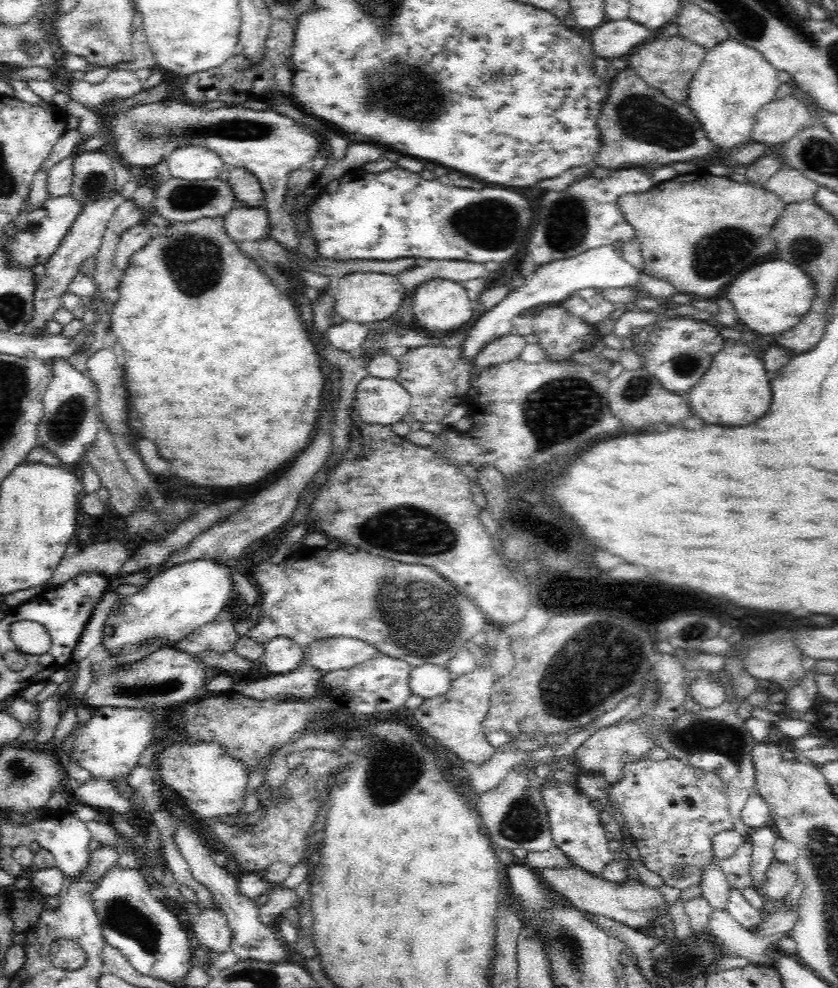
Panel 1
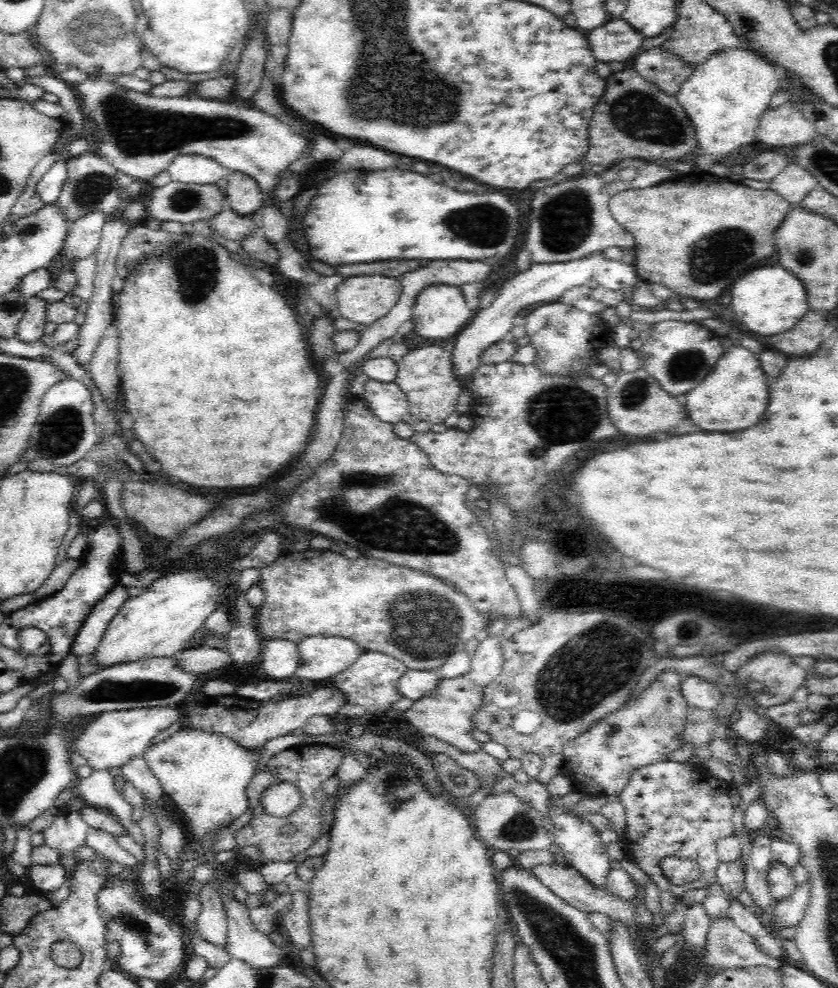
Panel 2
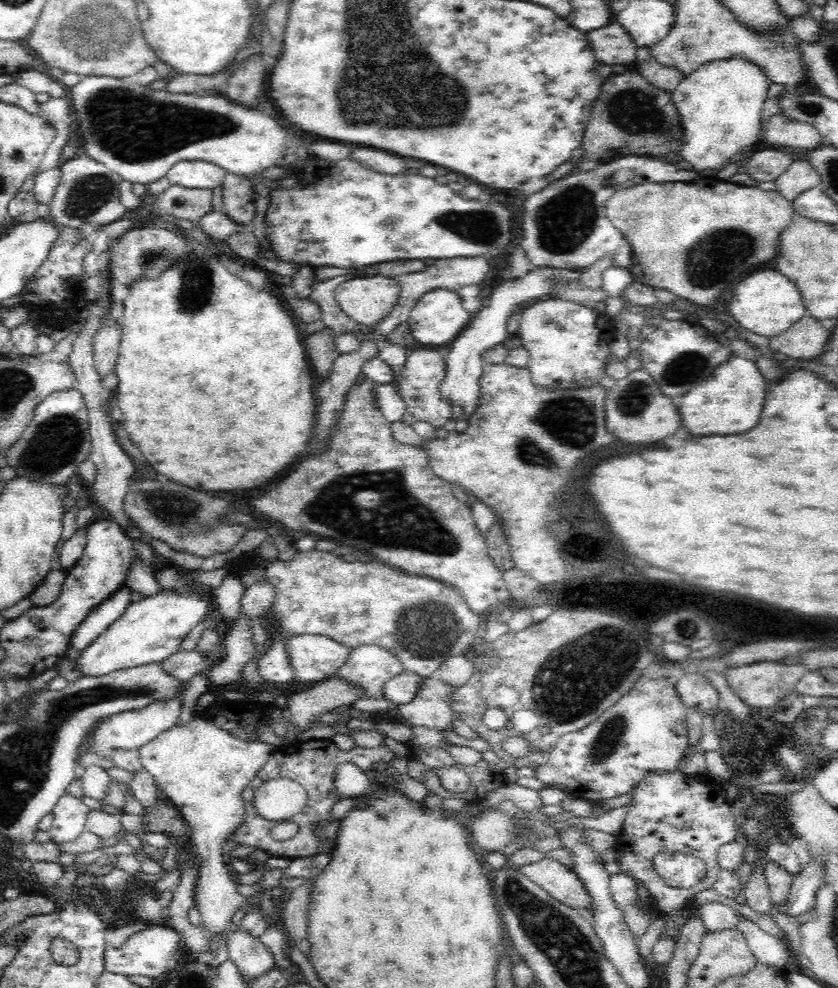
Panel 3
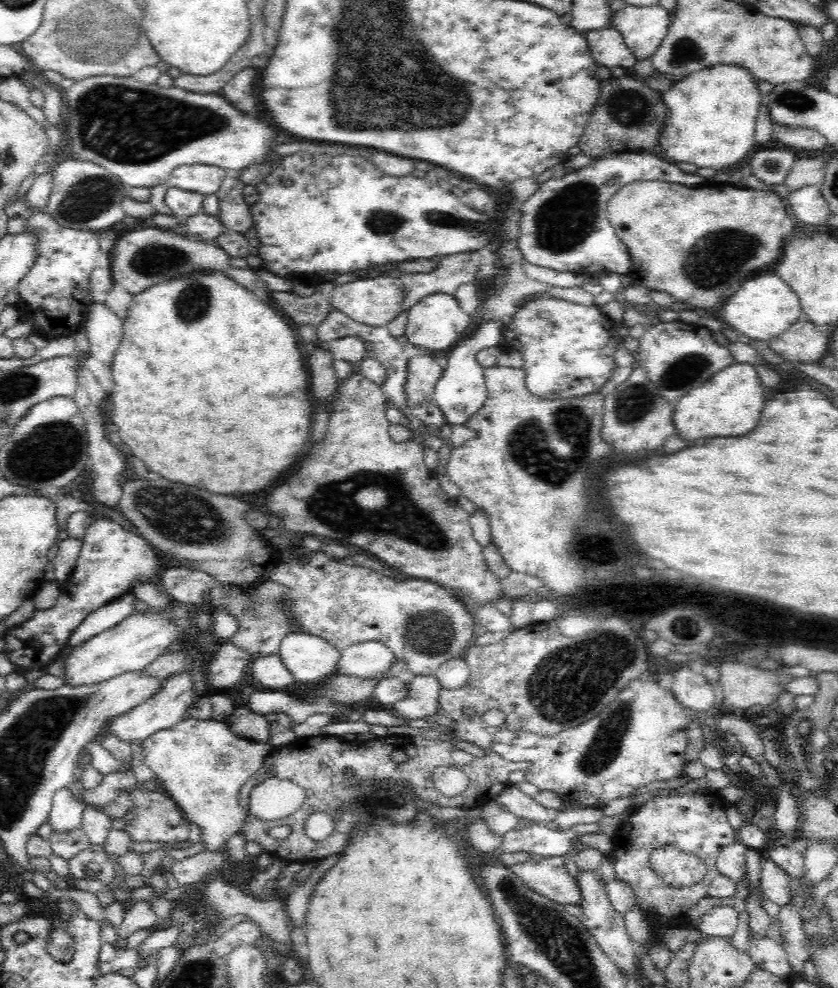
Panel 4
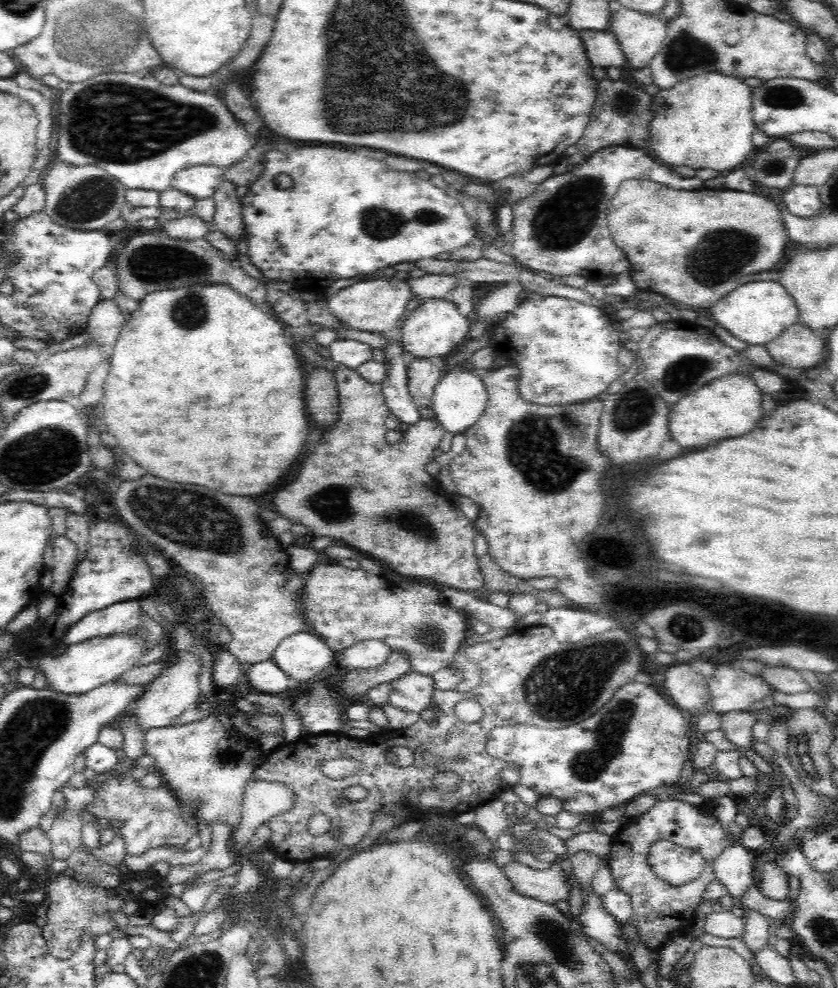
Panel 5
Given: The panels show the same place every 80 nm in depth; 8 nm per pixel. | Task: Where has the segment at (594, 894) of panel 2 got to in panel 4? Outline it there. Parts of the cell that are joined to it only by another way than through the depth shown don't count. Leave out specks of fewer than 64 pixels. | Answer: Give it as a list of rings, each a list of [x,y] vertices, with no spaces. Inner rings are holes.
[[[543,857],[510,867],[524,885],[561,905],[580,905],[579,883],[568,873],[564,857]]]

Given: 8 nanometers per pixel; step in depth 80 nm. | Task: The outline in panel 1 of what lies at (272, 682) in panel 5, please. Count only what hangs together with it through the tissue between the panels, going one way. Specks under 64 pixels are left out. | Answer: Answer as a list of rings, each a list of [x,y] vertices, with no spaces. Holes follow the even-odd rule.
[[[276,636],[265,644],[265,654],[262,662],[272,674],[286,674],[298,668],[304,658],[304,653],[298,645],[286,636]]]

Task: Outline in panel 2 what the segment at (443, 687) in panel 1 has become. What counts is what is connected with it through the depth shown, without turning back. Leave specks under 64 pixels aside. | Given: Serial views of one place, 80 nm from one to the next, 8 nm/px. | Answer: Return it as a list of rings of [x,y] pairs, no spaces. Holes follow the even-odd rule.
[[[408,670],[402,678],[396,682],[396,692],[402,698],[408,698],[413,702],[432,694],[440,680],[440,670]]]

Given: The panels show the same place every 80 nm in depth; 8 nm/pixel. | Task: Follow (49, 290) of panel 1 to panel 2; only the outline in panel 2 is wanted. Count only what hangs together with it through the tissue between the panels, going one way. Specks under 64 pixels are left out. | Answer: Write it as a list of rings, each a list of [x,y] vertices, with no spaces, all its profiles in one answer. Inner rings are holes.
[[[92,211],[70,224],[61,251],[57,256],[57,274],[66,274],[72,262],[78,262],[92,256],[98,250],[101,232],[107,222],[107,214]],[[32,296],[27,300],[26,312],[22,320],[16,326],[16,337],[26,342],[34,342],[44,336],[44,326],[46,326],[46,316],[48,316],[48,306],[46,300]]]

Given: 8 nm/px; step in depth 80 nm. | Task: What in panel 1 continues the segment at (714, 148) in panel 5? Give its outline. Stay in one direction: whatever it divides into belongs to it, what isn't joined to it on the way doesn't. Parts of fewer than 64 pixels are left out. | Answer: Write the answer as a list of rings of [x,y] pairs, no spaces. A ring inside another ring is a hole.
[[[730,37],[715,44],[706,53],[690,82],[686,105],[700,119],[708,139],[716,145],[716,150],[750,142],[756,113],[776,96],[781,84],[777,74],[778,69],[763,57],[762,52]]]

